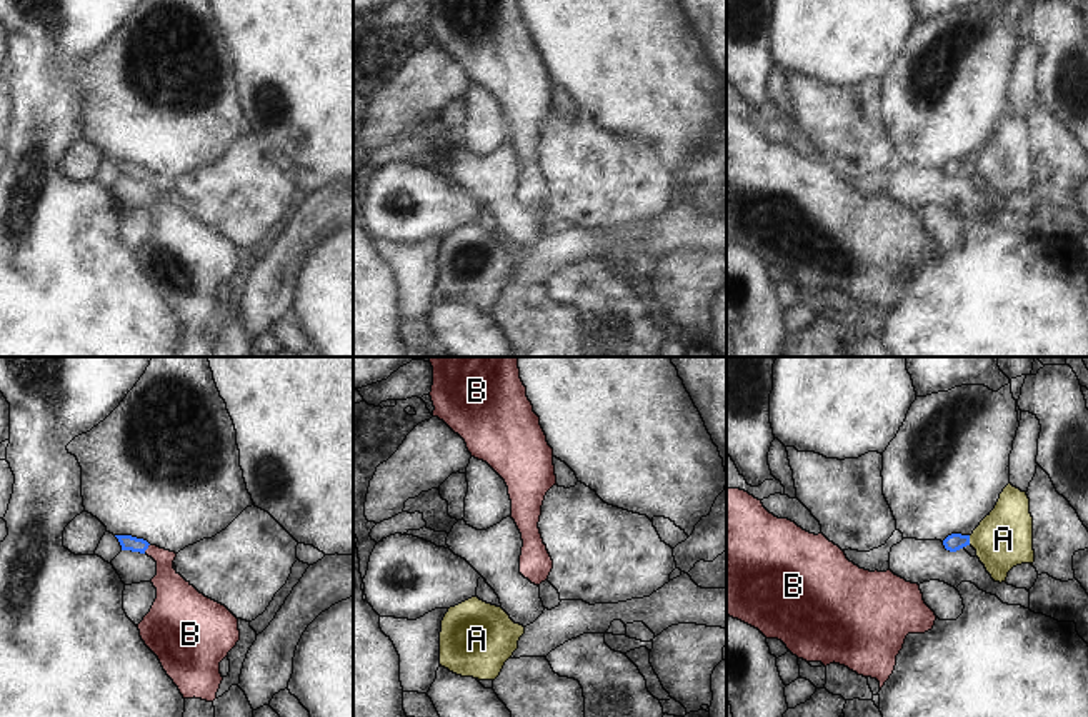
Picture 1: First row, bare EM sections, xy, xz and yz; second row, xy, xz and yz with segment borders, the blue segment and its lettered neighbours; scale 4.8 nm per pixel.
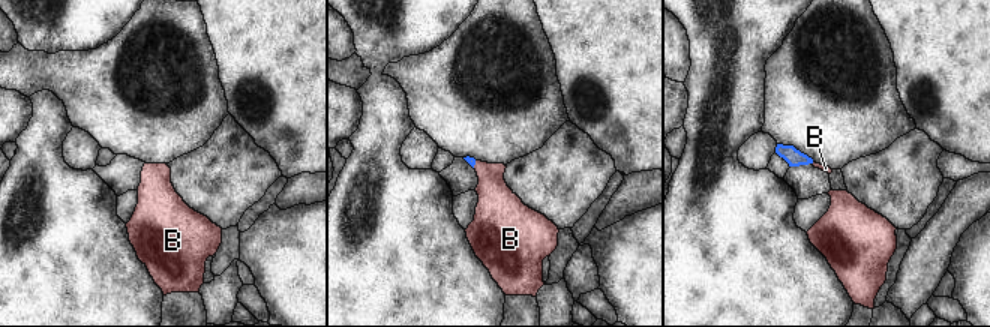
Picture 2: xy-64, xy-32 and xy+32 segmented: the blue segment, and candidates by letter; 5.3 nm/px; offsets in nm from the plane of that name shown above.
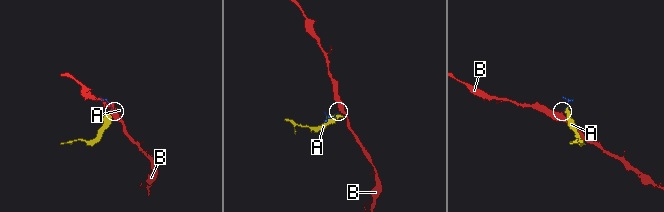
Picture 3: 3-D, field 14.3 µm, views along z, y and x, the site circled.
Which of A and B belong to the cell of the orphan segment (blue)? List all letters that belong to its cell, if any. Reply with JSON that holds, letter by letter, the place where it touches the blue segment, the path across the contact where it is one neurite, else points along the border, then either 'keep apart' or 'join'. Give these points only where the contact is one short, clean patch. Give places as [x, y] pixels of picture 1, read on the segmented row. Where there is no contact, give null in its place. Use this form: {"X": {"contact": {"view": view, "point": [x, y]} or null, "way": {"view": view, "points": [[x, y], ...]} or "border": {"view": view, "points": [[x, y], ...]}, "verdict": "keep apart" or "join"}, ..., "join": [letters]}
{"A": {"contact": {"view": "yz", "point": [968, 541]}, "border": {"view": "yz", "points": [[968, 536], [970, 544]]}, "verdict": "keep apart"}, "B": {"contact": {"view": "xy", "point": [147, 547]}, "way": {"view": "xy", "points": [[127, 542], [147, 547], [164, 562], [172, 591]]}, "verdict": "join"}, "join": ["B"]}

